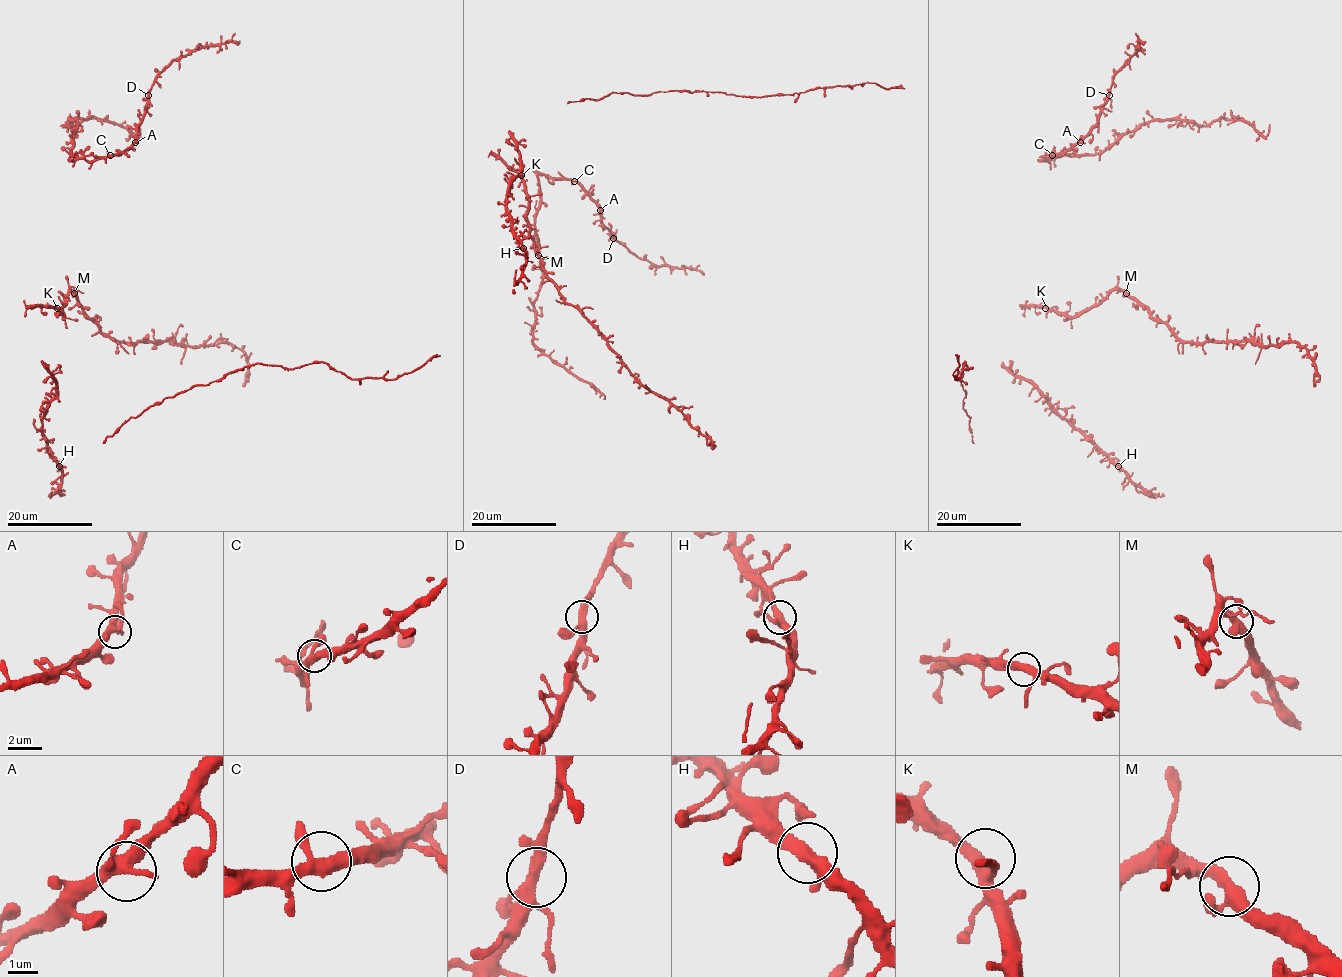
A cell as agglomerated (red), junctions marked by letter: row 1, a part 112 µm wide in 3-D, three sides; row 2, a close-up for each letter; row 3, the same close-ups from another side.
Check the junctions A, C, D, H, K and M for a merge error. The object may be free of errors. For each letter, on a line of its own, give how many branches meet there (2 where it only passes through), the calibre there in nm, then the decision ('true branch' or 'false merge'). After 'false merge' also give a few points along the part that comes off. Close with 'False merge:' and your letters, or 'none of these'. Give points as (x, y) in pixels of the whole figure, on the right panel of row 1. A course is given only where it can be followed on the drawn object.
A: 3 | 360 nm | true branch
C: 3 | 320 nm | true branch
D: 3 | 360 nm | true branch
H: 3 | 340 nm | true branch
K: 3 | 340 nm | true branch
M: 3 | 360 nm | true branch
False merge: none of these

